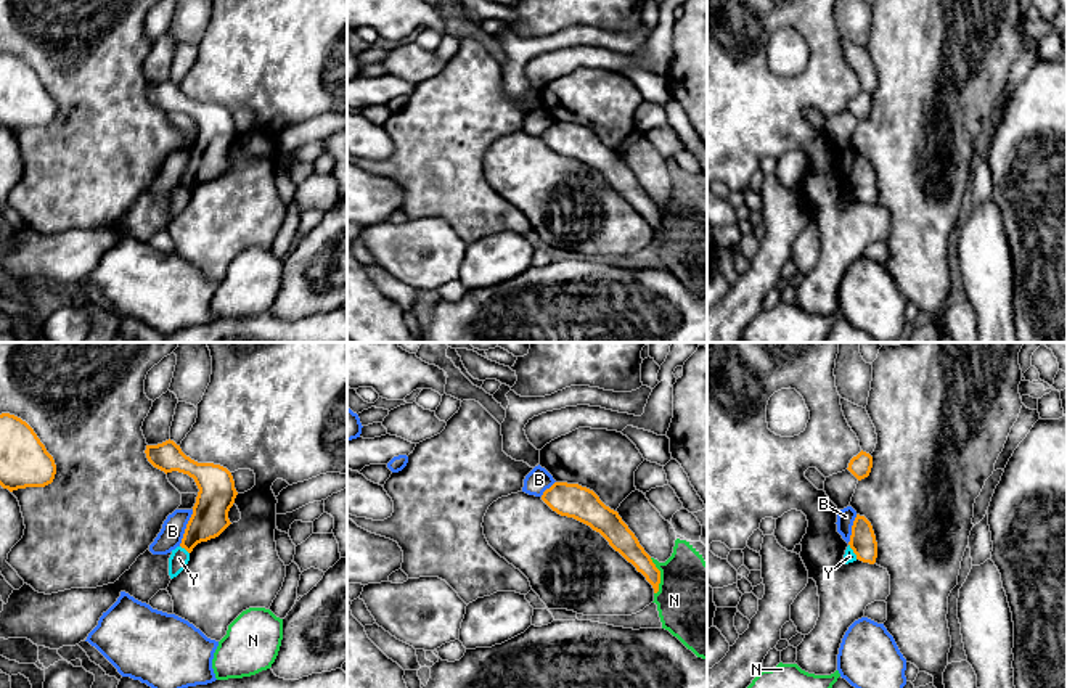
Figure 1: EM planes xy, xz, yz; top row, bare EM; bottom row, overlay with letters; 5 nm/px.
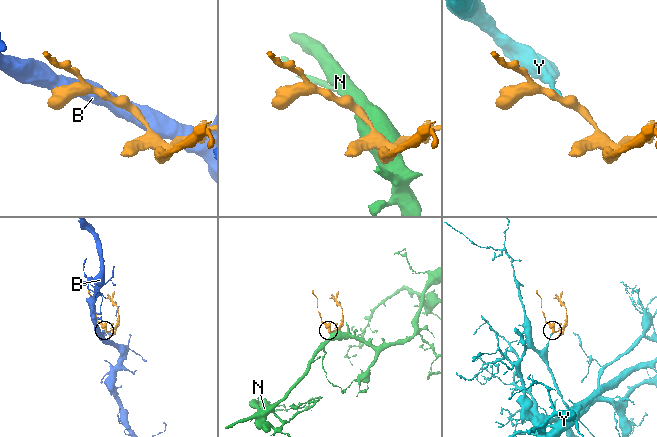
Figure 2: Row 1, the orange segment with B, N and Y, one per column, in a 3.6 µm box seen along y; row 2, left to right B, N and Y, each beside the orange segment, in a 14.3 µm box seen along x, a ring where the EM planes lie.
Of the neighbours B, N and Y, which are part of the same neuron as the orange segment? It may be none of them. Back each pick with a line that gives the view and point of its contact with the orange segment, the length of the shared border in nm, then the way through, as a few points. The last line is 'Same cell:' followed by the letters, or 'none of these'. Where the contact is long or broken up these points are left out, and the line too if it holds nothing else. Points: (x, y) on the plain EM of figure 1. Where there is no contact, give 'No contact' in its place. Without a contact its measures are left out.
Same cell: none of these

